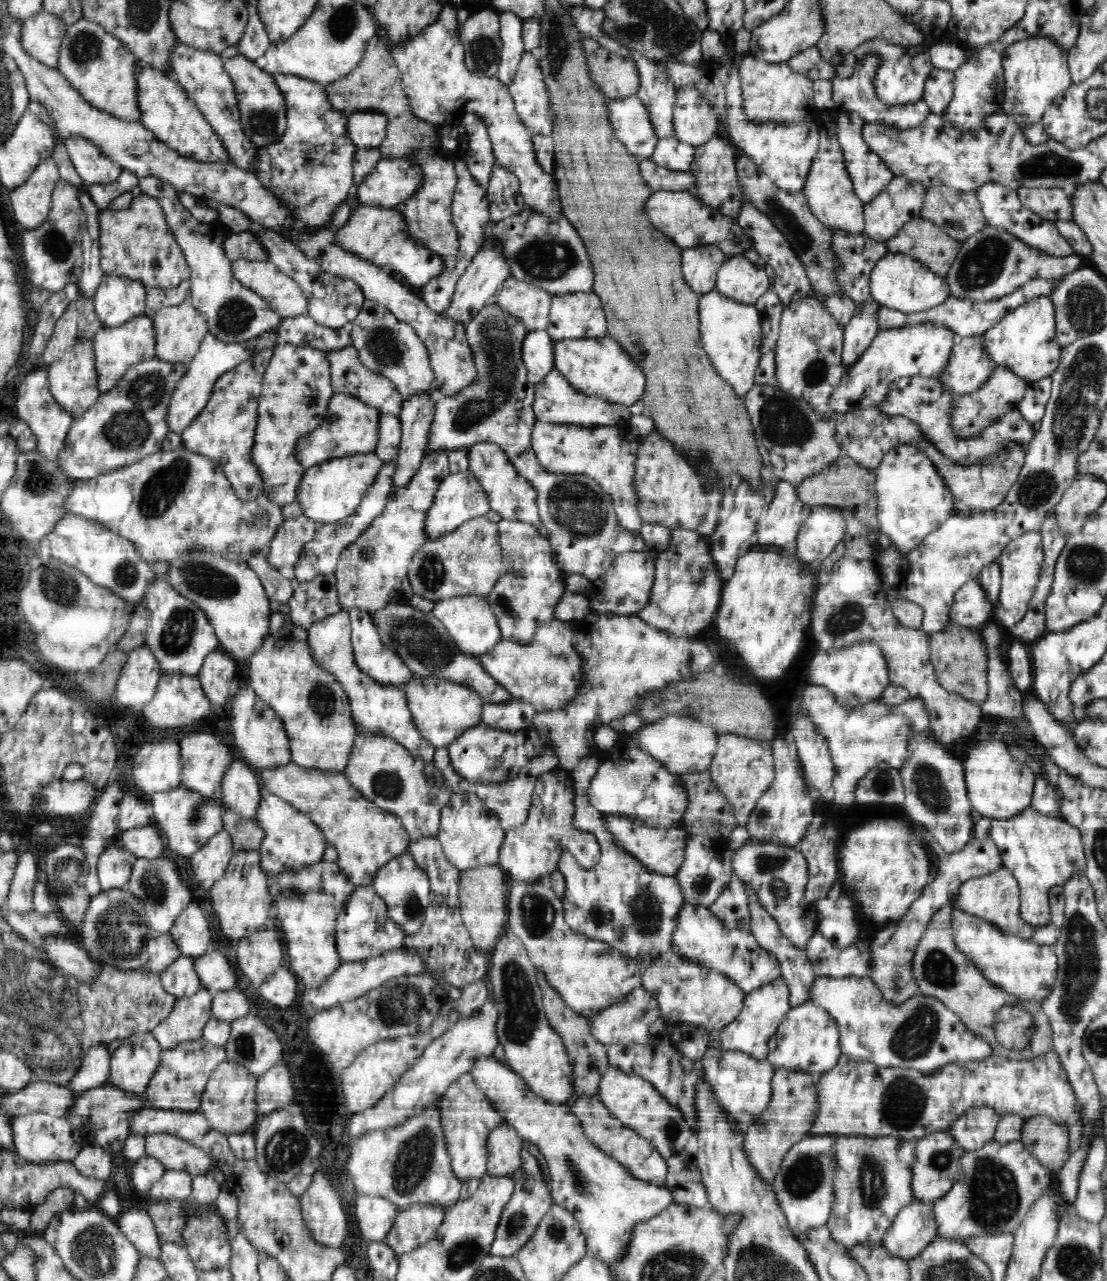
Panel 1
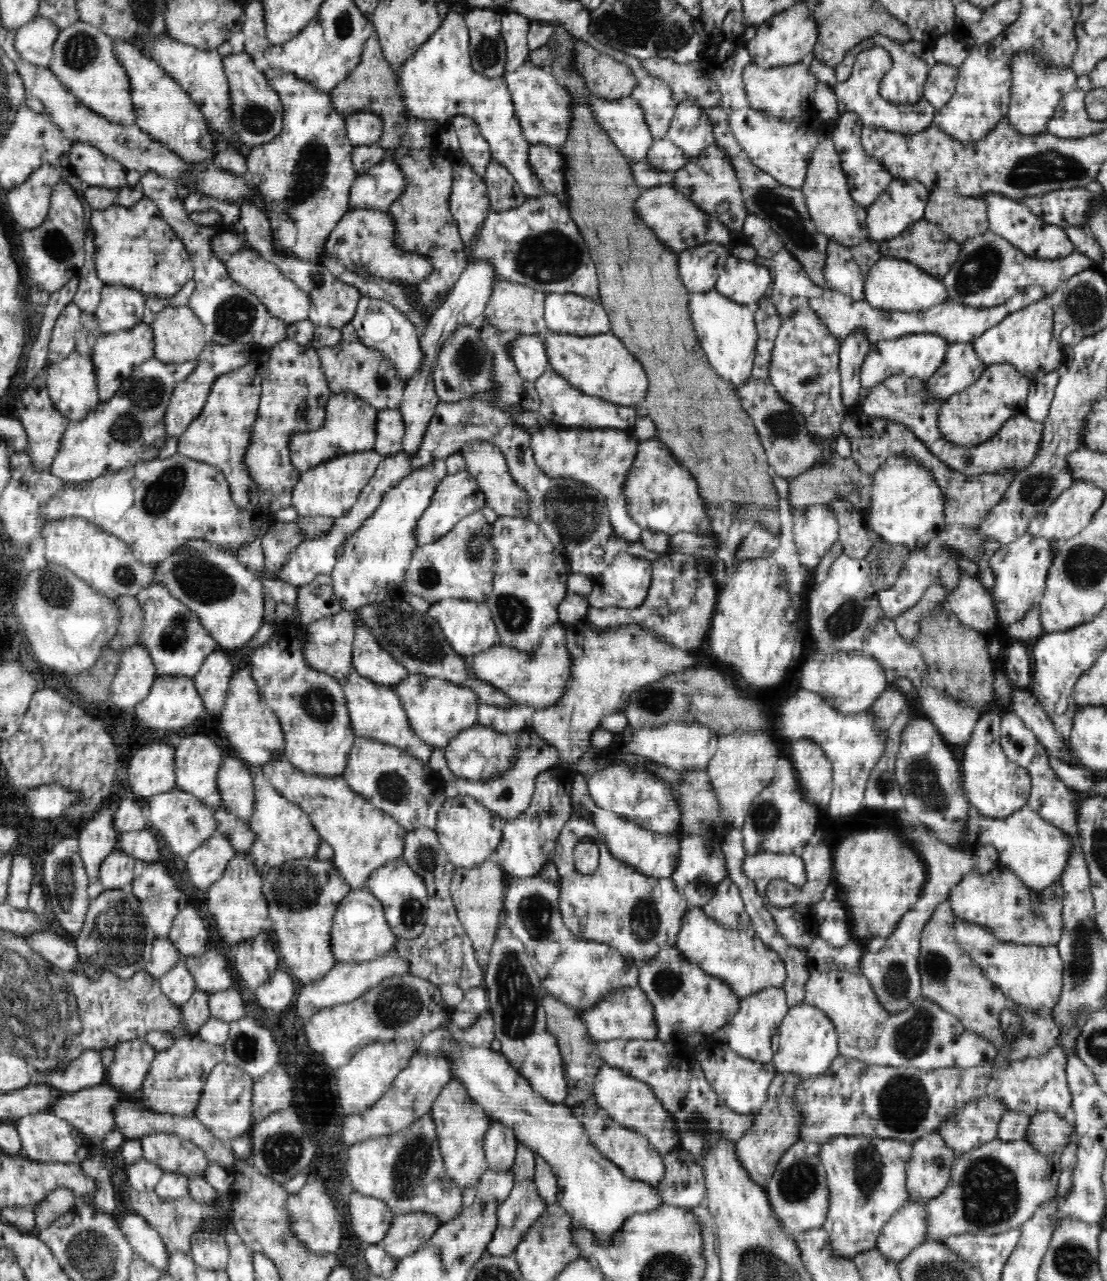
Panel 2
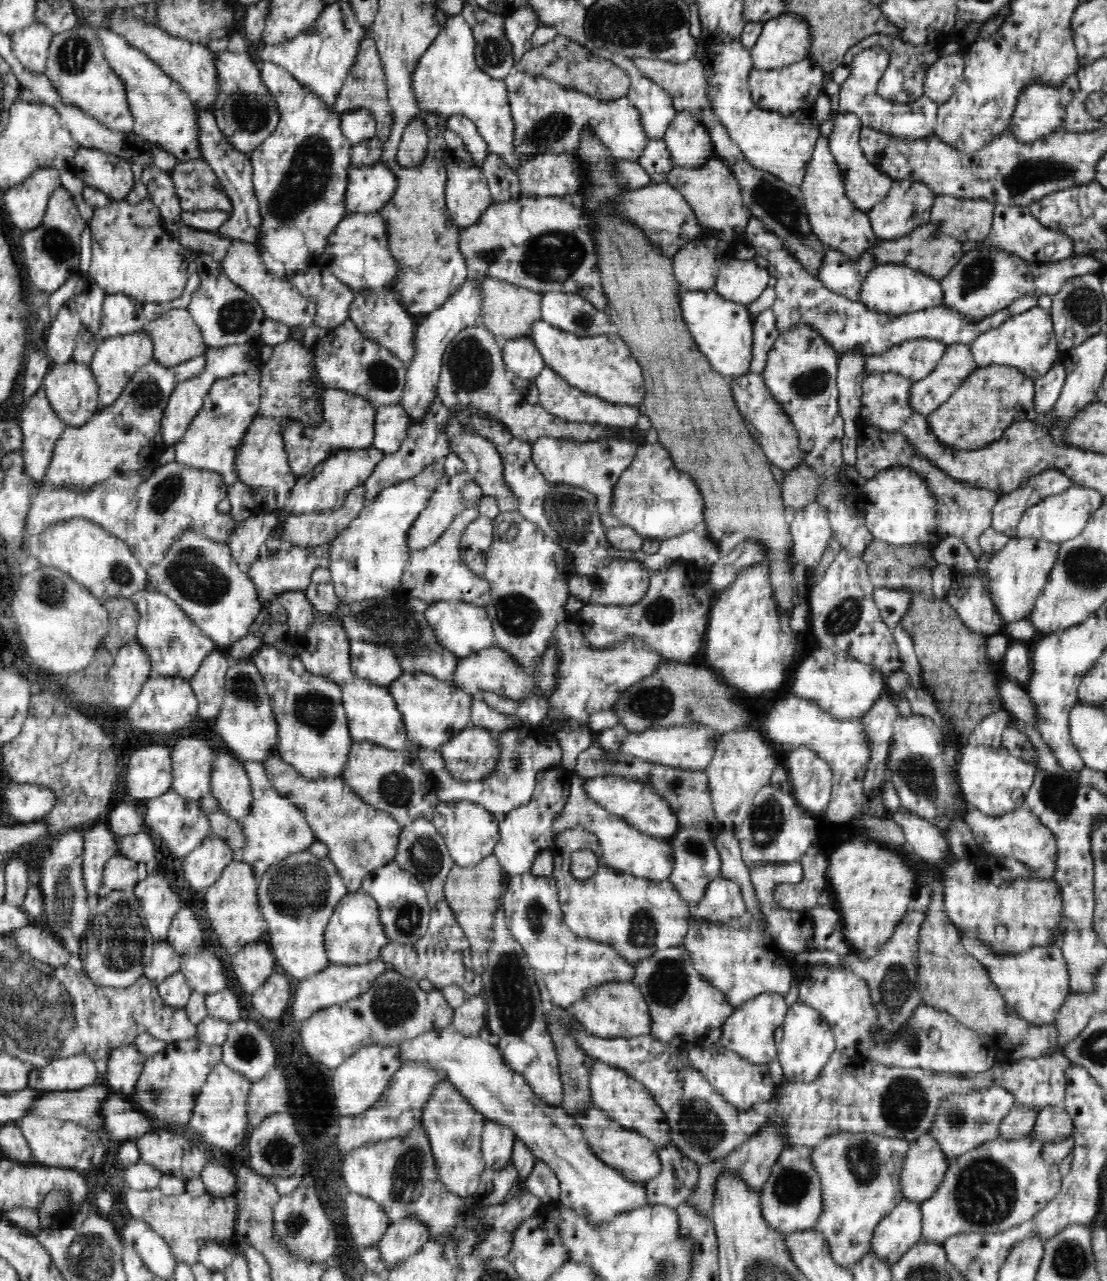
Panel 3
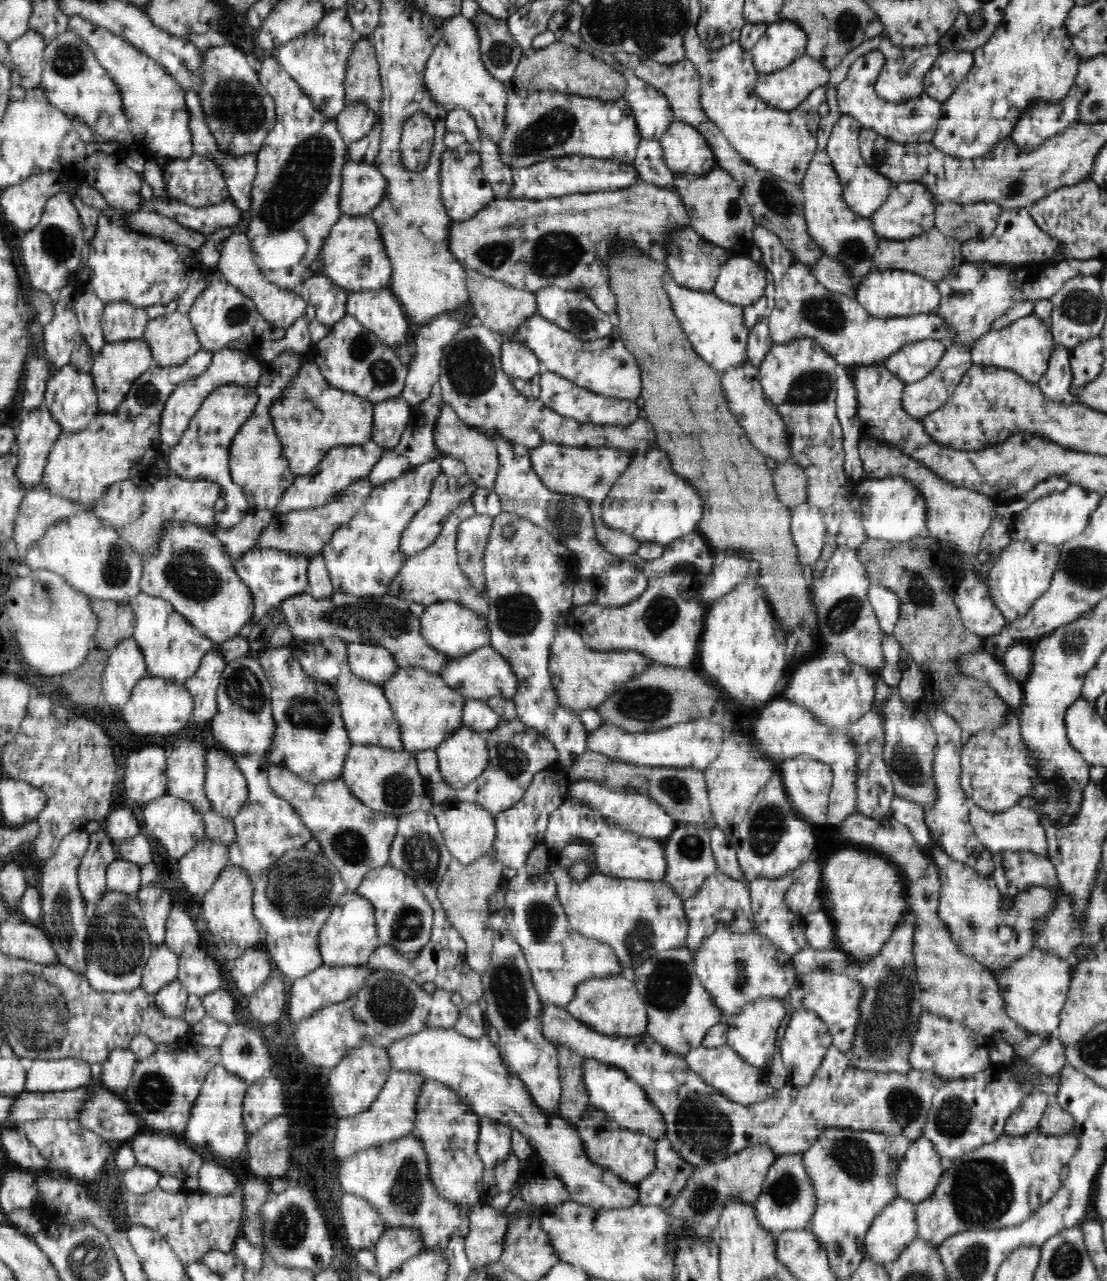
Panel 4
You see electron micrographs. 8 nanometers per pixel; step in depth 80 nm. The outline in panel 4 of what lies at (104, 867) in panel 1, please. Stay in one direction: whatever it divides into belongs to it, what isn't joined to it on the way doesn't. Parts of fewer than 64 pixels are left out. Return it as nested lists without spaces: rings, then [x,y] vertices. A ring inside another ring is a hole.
[[[117,857],[110,862],[105,872],[107,888],[136,896],[142,886],[139,870],[138,864]]]

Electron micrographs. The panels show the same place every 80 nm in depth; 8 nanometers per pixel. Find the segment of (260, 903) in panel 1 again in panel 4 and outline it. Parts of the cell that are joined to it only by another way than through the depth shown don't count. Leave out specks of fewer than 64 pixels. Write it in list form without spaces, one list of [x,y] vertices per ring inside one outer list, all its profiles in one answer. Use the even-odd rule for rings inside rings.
[[[228,864],[203,896],[202,914],[224,959],[238,959],[250,946],[263,944],[263,926],[254,915],[253,886],[254,882],[249,879],[245,870]]]

